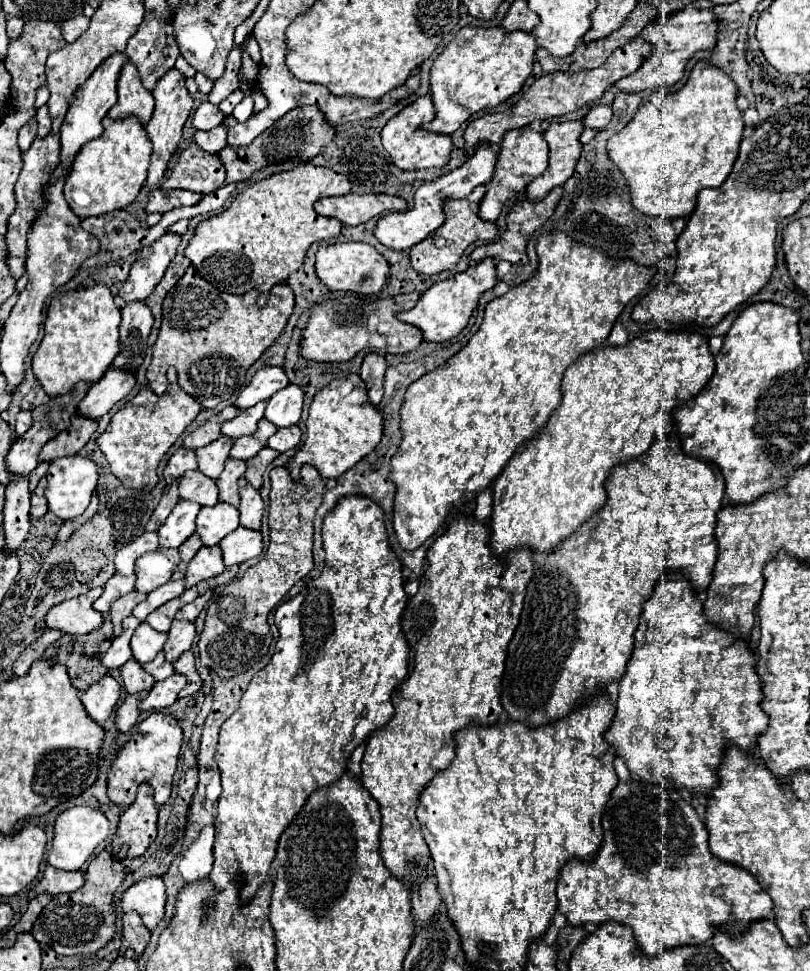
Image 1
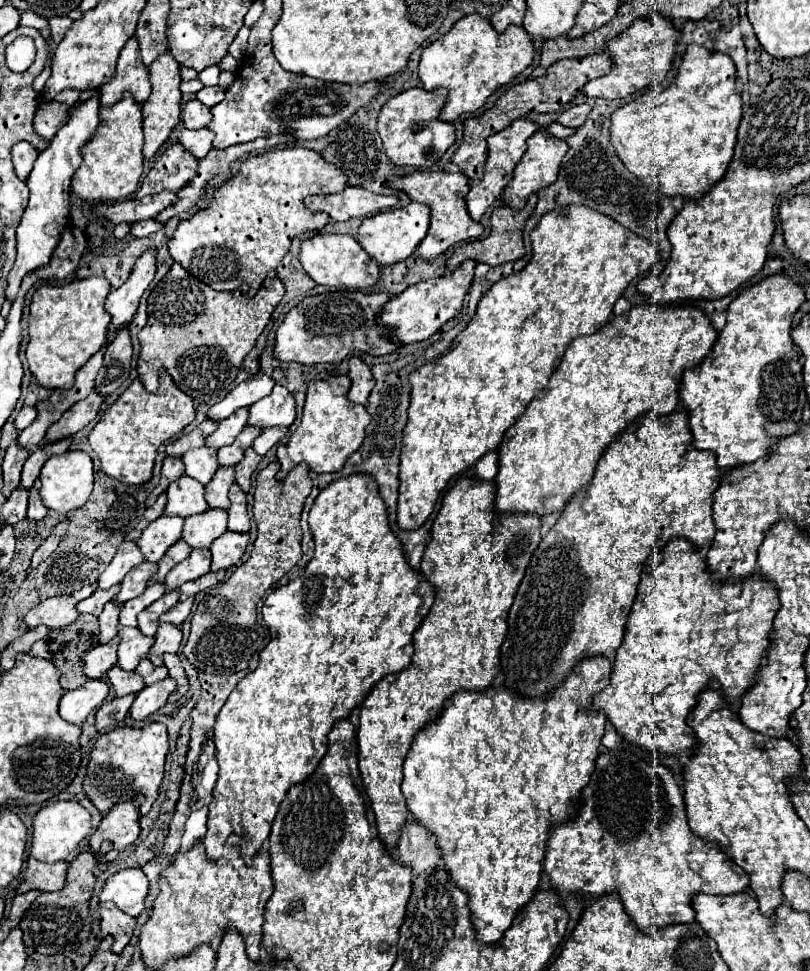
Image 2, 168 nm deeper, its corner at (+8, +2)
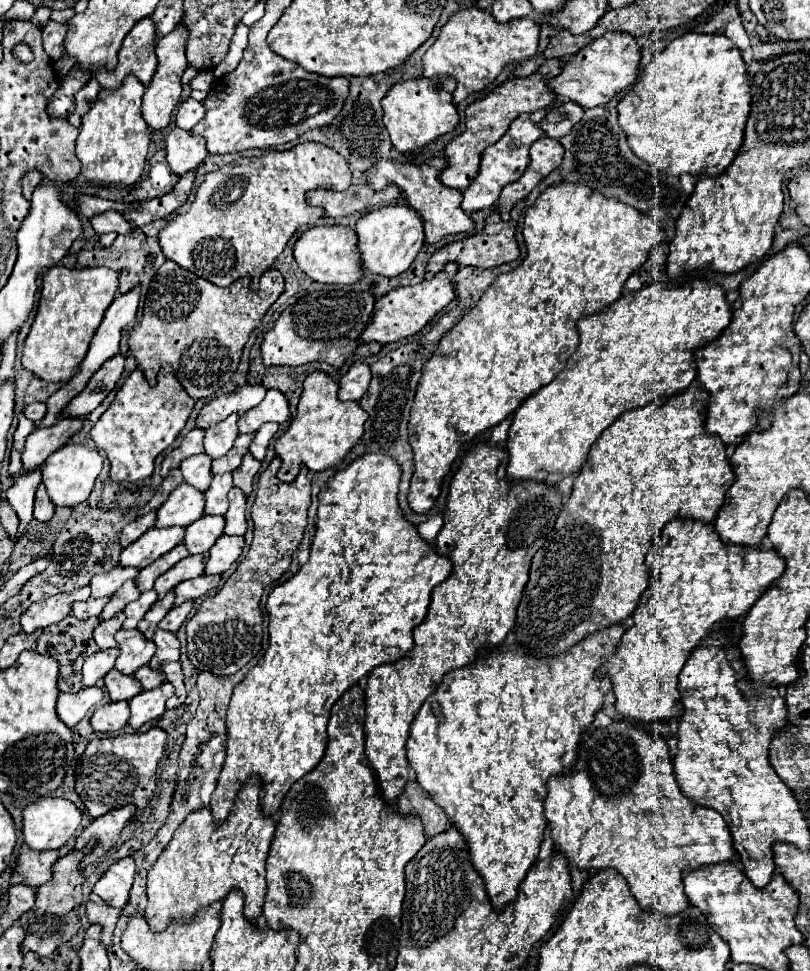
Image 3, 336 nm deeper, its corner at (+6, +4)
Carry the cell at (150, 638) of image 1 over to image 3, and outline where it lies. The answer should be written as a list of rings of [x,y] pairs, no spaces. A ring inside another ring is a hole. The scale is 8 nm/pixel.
[[[119,630],[115,640],[121,648],[115,668],[123,674],[133,674],[137,668],[149,664],[151,656],[155,654],[155,644],[139,630]]]

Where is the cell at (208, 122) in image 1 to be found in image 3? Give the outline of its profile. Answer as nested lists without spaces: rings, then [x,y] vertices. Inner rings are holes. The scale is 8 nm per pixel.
[[[187,98],[185,102],[181,102],[177,116],[175,116],[175,124],[183,130],[193,130],[195,124],[199,124],[205,118],[205,108],[201,102]]]

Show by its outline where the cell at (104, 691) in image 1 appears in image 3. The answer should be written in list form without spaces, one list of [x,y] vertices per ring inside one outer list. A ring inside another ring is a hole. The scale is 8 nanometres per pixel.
[[[89,686],[75,694],[59,694],[57,714],[69,728],[73,728],[91,708],[95,708],[101,702],[101,698],[103,690],[99,686]]]

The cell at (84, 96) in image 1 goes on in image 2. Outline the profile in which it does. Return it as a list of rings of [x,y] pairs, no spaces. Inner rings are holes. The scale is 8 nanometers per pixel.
[[[91,98],[79,106],[73,106],[69,112],[67,124],[55,134],[51,140],[49,148],[45,148],[39,158],[35,160],[35,166],[27,178],[27,186],[31,190],[29,196],[29,206],[21,218],[21,224],[17,228],[17,260],[13,270],[7,276],[7,288],[5,288],[5,298],[15,300],[17,290],[23,282],[23,278],[37,268],[49,264],[53,250],[57,248],[61,240],[61,232],[69,226],[71,222],[71,210],[69,210],[69,192],[71,192],[71,176],[81,164],[81,152],[79,148],[91,138],[95,132],[99,118],[99,98]]]

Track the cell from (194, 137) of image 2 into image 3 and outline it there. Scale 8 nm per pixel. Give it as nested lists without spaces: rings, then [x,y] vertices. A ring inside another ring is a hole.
[[[173,128],[167,134],[167,162],[171,166],[173,172],[177,174],[185,174],[193,168],[197,168],[205,156],[209,154],[205,148],[205,140],[199,140],[201,136],[193,136],[187,130],[181,128]]]

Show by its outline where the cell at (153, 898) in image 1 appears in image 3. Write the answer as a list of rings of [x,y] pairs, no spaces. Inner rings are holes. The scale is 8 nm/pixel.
[[[117,860],[95,884],[93,892],[101,896],[109,906],[123,910],[129,902],[129,890],[135,880],[135,860]]]

